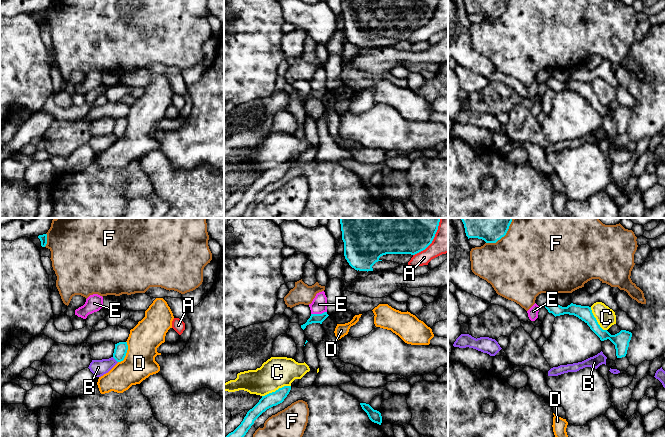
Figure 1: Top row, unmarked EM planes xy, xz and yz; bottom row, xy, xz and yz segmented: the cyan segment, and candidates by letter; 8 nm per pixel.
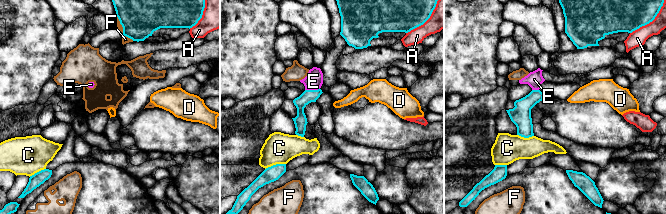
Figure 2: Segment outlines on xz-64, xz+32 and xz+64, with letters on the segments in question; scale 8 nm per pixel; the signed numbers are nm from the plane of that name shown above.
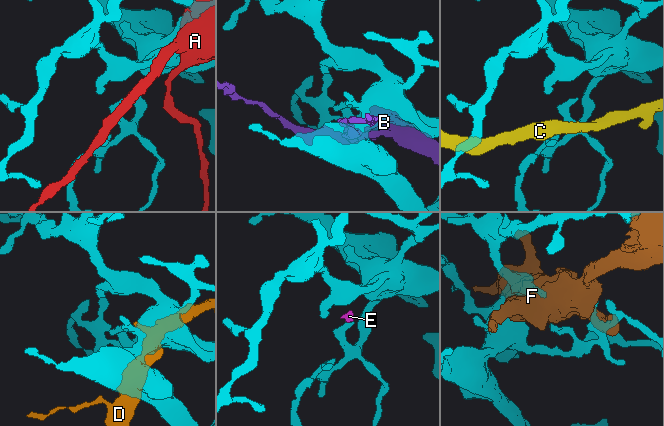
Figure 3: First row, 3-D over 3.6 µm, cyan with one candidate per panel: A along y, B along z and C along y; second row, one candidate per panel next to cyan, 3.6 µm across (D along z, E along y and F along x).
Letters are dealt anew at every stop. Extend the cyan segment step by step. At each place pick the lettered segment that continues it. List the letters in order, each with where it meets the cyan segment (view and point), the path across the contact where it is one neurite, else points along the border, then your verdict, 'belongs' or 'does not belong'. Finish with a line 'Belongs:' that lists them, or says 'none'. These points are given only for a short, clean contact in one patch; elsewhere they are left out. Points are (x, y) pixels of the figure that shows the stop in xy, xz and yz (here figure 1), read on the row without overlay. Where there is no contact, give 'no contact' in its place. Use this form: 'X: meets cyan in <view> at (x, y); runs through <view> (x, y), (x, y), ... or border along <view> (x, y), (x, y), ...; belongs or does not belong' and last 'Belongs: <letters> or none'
A: meets cyan in xz at (431, 18); does not belong
B: meets cyan in xy at (115, 135); does not belong
C: meets cyan in xz at (276, 166); does not belong
D: meets cyan in xy at (126, 128); border along xy (126, 117), (126, 131), (118, 138); does not belong
E: meets cyan in xz at (318, 90); belongs
F: meets cyan in yz at (500, 14); does not belong
Belongs: E

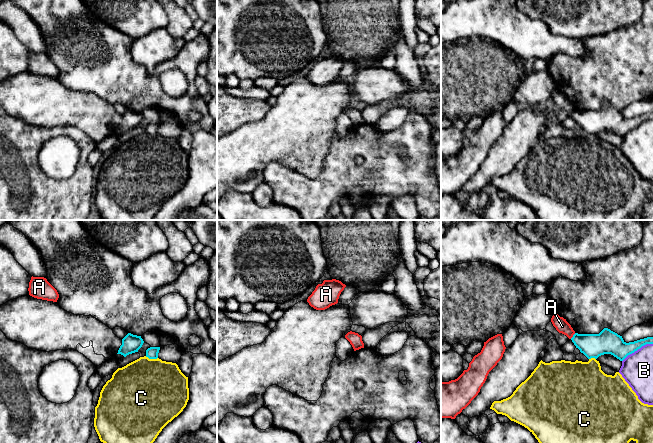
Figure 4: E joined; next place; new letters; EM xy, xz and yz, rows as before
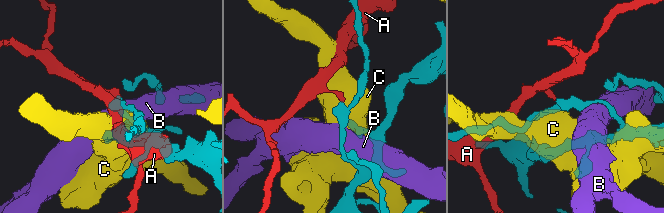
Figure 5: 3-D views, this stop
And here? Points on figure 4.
A: meets cyan in yz at (573, 112); does not belong
B: meets cyan in yz at (637, 125); does not belong
C: meets cyan in xy at (151, 134); does not belong
Belongs: none

